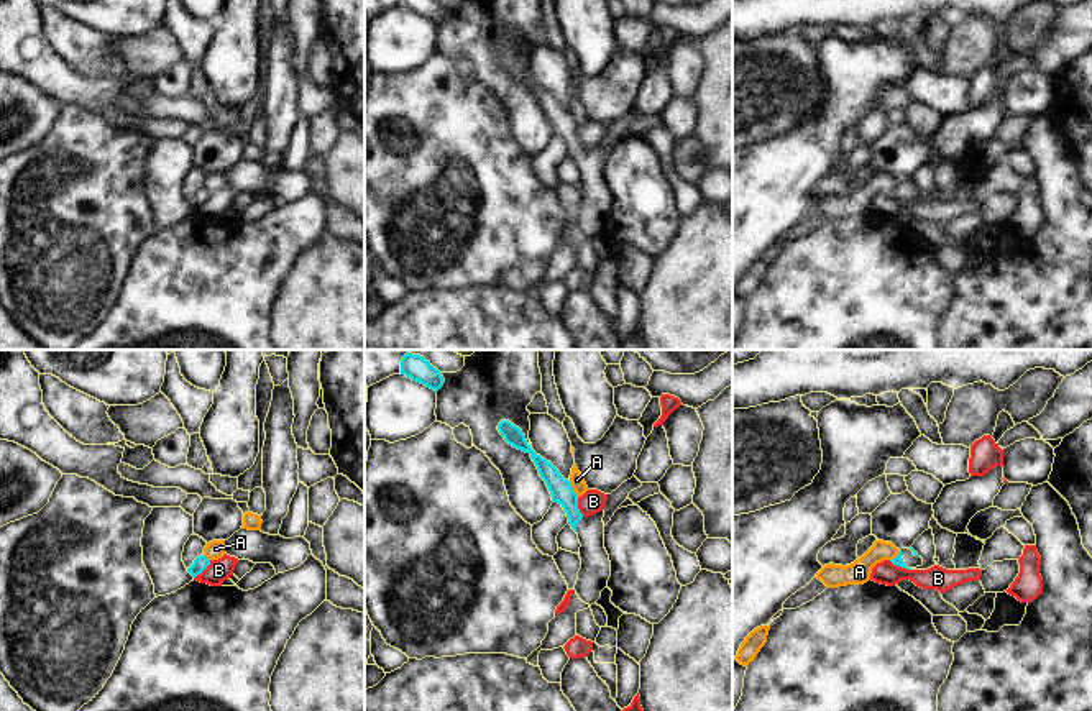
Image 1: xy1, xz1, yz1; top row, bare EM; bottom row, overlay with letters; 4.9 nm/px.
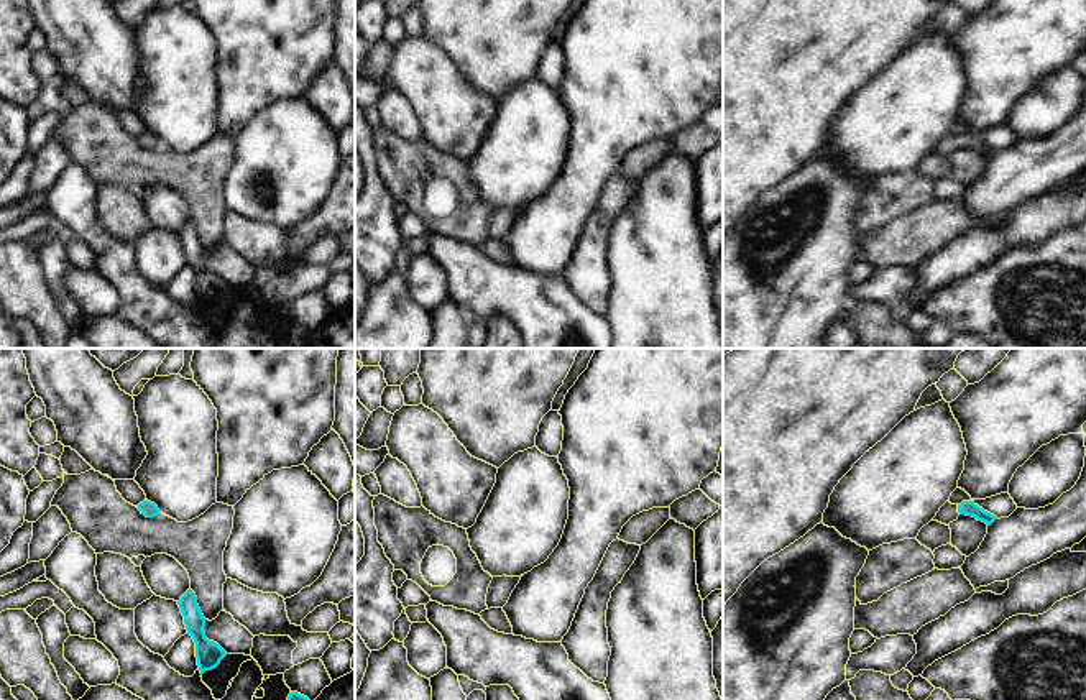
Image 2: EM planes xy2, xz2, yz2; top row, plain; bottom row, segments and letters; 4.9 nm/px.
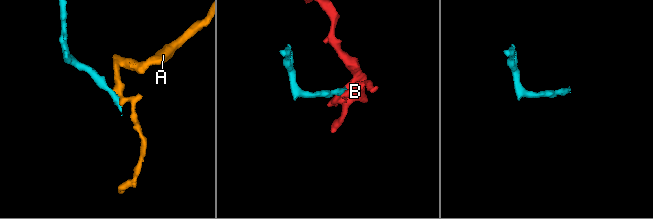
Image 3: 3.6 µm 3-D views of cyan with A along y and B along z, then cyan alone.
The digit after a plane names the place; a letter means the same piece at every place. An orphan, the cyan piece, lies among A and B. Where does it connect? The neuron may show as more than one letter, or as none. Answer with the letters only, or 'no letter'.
no letter

